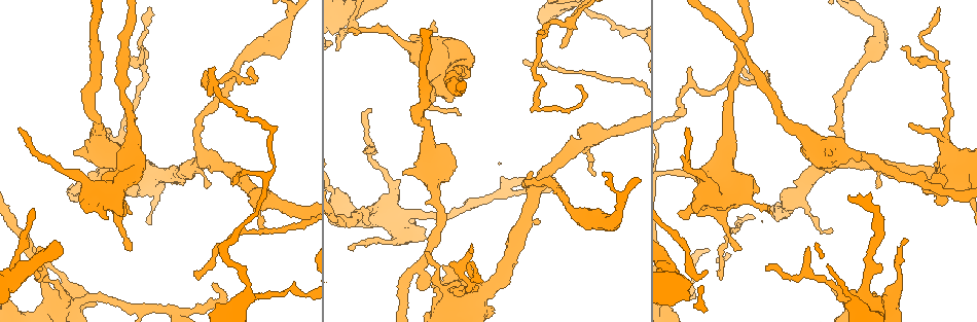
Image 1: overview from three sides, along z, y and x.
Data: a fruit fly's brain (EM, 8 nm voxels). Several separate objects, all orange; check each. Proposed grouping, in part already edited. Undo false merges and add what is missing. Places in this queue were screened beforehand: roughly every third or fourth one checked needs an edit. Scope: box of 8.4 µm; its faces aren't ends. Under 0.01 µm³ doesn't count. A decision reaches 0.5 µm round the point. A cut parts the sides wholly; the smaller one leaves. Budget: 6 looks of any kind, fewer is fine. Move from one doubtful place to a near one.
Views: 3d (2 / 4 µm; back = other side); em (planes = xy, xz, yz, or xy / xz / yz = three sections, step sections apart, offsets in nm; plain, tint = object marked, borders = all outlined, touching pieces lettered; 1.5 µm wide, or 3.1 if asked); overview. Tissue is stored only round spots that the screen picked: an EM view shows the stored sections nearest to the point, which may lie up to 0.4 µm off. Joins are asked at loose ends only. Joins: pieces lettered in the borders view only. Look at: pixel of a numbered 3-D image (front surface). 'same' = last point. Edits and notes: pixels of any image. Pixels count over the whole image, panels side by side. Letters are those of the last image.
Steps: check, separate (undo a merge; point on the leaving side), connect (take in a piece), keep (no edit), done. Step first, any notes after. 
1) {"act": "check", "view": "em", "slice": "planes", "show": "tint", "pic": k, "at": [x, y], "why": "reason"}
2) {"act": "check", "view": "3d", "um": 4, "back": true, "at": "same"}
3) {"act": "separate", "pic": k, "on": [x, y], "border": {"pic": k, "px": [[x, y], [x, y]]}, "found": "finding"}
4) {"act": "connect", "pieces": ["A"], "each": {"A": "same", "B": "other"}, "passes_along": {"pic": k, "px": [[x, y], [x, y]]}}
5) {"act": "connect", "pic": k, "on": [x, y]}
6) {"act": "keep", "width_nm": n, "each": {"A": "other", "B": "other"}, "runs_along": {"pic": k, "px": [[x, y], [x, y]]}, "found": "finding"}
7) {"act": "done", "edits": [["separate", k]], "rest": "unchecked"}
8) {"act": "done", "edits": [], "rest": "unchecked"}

{"act": "check", "view": "em", "slice": "xy", "step": 4, "show": "borders", "pic": 1, "at": [743, 68], "why": "an open end"}

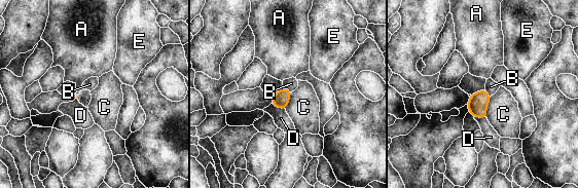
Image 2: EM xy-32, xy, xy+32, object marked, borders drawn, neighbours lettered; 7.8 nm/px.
{"act": "check", "view": "em", "slice": "planes", "show": "borders", "at": "same"}

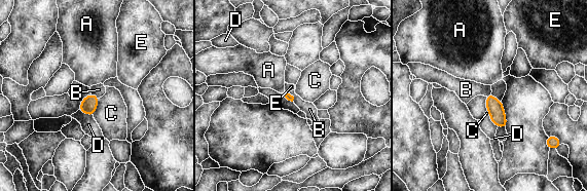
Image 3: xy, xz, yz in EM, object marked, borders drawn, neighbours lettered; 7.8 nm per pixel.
{"act": "keep", "each": {"A": "other", "B": "other", "C": "other", "D": "other", "E": "other"}, "border": {"pic": 3, "px": [[90, 92], [99, 98]]}, "found": "none of them fits"}

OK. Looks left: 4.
{"act": "check", "view": "em", "slice": "planes", "show": "tint", "pic": 1, "at": [726, 139], "why": "thick turns thin"}

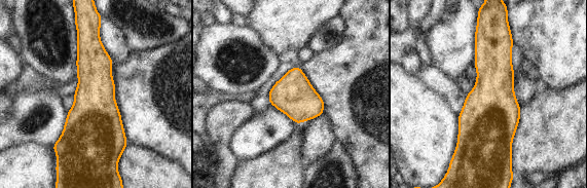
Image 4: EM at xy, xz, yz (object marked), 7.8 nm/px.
{"act": "check", "view": "em", "slice": "planes", "show": "borders", "at": "same"}

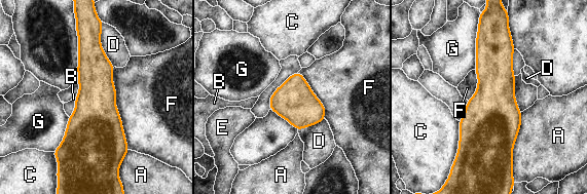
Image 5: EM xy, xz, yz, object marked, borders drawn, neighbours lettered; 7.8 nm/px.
{"act": "keep", "each": {"A": "other", "B": "other", "C": "other", "D": "other", "E": "other", "F": "other", "G": "other"}, "border": {"pic": 5, "px": [[113, 67], [115, 107], [129, 149]]}, "found": "all the same neuron"}

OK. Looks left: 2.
{"act": "check", "view": "3d", "um": 4, "pic": 1, "at": [160, 175], "why": "sudden change in width"}

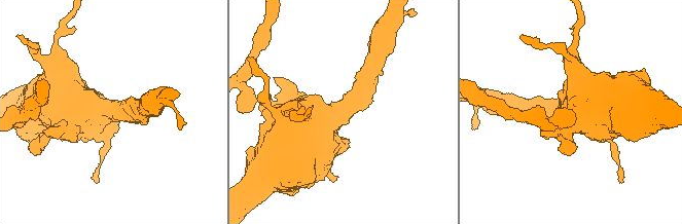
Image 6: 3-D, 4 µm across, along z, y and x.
{"act": "check", "view": "em", "slice": "planes", "show": "borders", "pic": 6, "at": [115, 110], "why": "now the EM"}

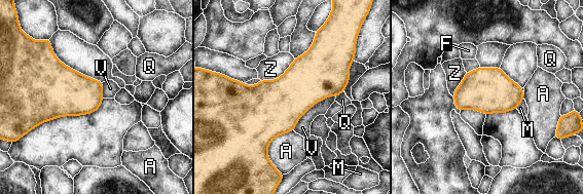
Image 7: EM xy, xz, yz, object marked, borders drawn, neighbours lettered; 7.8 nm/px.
{"act": "keep", "longest_contact_nm": ["V", 440], "each": {"A": "other", "F": "other", "M": "other", "Q": "other", "V": "other", "Z": "other"}, "found": "all the same neuron"}

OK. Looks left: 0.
{"act": "done", "edits": [], "rest": "unchecked"}

